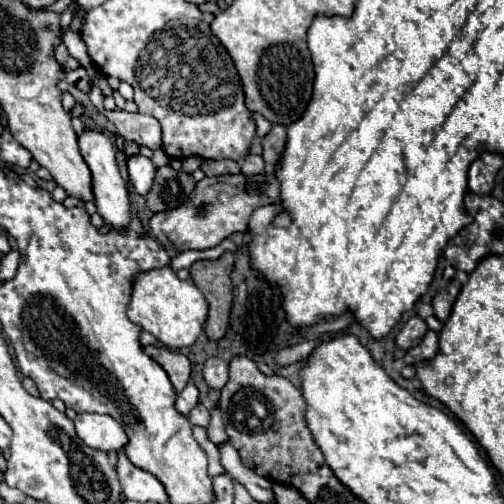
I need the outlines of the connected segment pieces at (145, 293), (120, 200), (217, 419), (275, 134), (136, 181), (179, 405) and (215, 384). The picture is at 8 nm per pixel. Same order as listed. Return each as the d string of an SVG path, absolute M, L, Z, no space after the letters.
M165 266L137 278L137 282L133 284L127 316L131 322L153 334L167 348L183 348L191 346L201 334L207 320L207 300L201 290L193 286L191 280L179 280L177 274L169 266Z
M85 130L79 136L79 150L81 150L81 156L83 156L85 164L91 170L93 202L97 206L97 212L101 214L105 224L111 226L113 230L125 230L129 220L131 220L131 204L129 204L129 194L127 194L127 188L125 188L125 180L121 178L117 162L115 162L115 148L113 148L111 140L101 132Z
M217 406L211 408L211 422L207 426L207 434L209 434L209 440L215 442L215 444L227 440L227 434L225 434L225 428L223 428L223 420L221 420L221 410Z
M273 124L269 134L265 134L261 138L261 146L263 146L263 160L267 164L277 164L281 150L285 148L285 126L283 124Z
M137 154L127 160L127 170L129 170L129 182L135 188L135 192L145 196L151 190L153 178L155 178L153 162L149 158Z
M189 382L189 384L185 386L185 390L183 390L181 394L177 394L175 408L177 408L183 416L187 416L195 406L197 406L197 388L195 388L193 382Z
M217 356L207 358L207 362L203 366L203 378L205 378L209 388L221 390L221 386L225 386L225 382L229 378L229 366L227 366L227 362L223 362Z

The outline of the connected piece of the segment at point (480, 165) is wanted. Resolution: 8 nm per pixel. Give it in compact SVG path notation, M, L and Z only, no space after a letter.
M481 154L469 168L469 190L473 194L491 194L493 190L493 176L501 168L503 158L501 154Z

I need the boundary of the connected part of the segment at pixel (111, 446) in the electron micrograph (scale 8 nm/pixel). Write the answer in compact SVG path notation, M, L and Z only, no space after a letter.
M77 414L75 420L75 430L77 430L77 436L87 444L87 446L93 446L97 450L123 450L125 448L125 442L127 442L127 434L123 430L123 426L113 420L111 416L107 414Z

